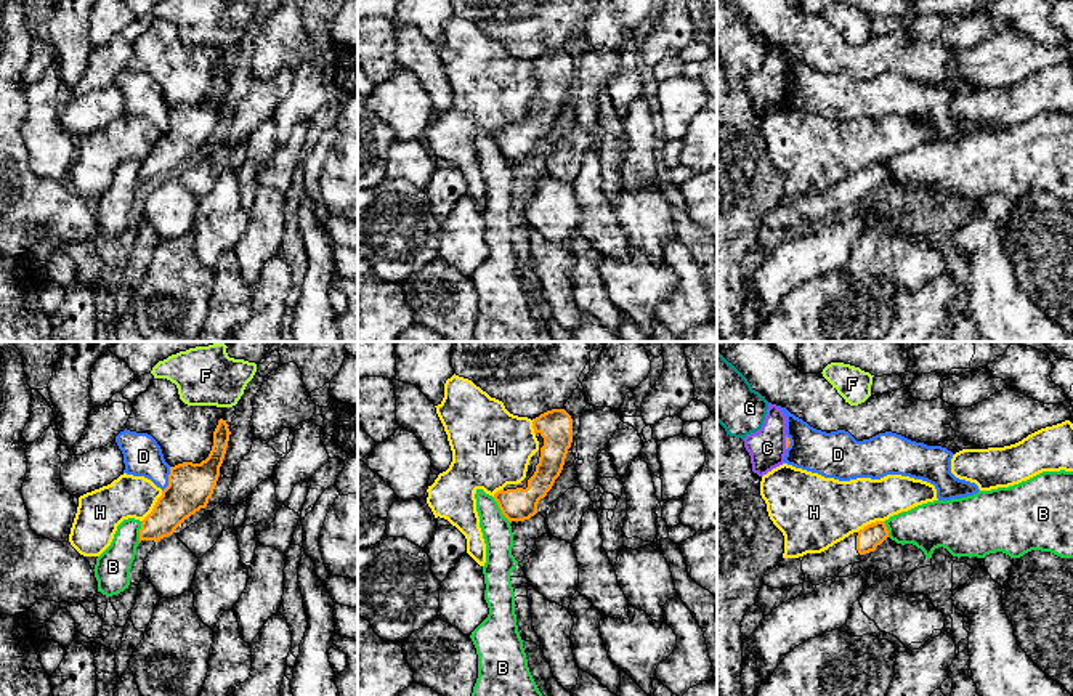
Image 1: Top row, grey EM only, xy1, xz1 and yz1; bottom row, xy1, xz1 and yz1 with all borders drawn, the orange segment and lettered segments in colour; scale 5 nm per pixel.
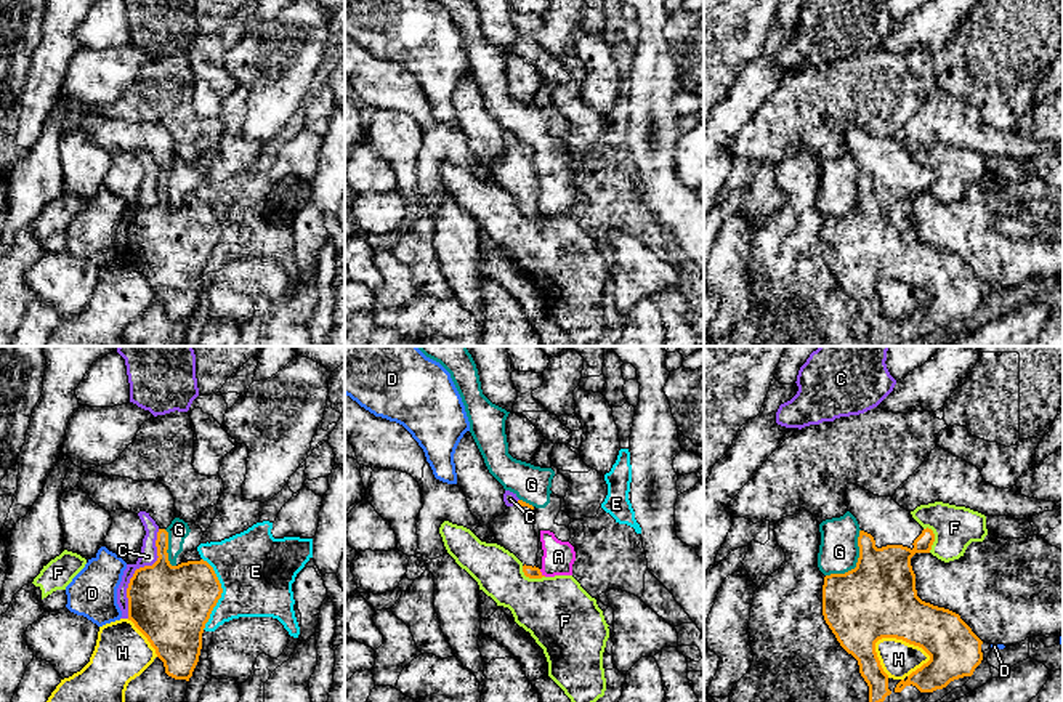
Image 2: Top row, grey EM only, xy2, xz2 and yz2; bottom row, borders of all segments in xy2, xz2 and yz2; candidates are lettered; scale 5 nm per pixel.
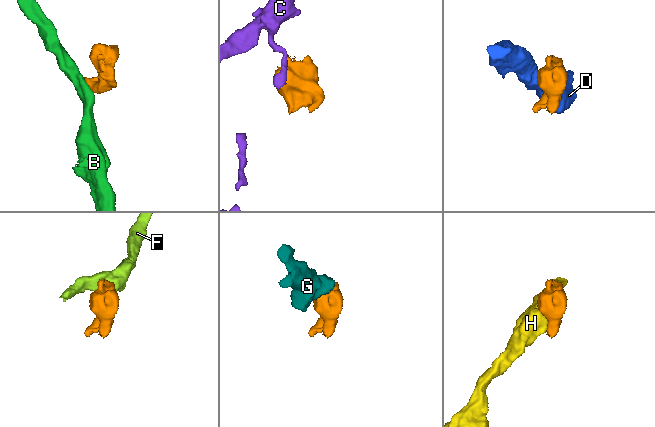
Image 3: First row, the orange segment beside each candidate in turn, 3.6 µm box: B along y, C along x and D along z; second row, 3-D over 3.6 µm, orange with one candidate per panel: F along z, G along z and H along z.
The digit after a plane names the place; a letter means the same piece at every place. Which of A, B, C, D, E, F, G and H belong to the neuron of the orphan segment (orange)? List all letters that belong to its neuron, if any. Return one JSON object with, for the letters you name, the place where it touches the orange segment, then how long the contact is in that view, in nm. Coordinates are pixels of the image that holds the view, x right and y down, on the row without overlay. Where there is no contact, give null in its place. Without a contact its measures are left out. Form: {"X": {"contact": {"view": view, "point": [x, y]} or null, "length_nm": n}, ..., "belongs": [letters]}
{"belongs": []}

